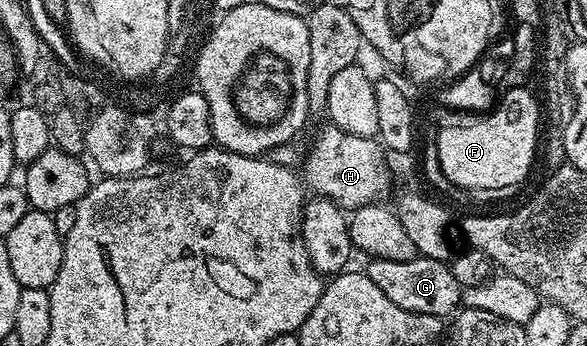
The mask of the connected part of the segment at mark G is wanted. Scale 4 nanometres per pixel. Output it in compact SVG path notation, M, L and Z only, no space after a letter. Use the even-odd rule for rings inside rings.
M417 256L414 260L374 258L367 264L366 272L370 280L374 280L376 287L392 303L398 304L398 308L406 308L406 312L422 312L426 316L438 316L444 320L461 309L462 288L458 280L454 280L454 272L447 261Z

